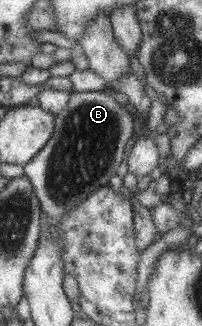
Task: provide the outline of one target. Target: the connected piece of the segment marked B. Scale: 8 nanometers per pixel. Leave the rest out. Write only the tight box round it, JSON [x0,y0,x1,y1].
[24,92,136,229]

